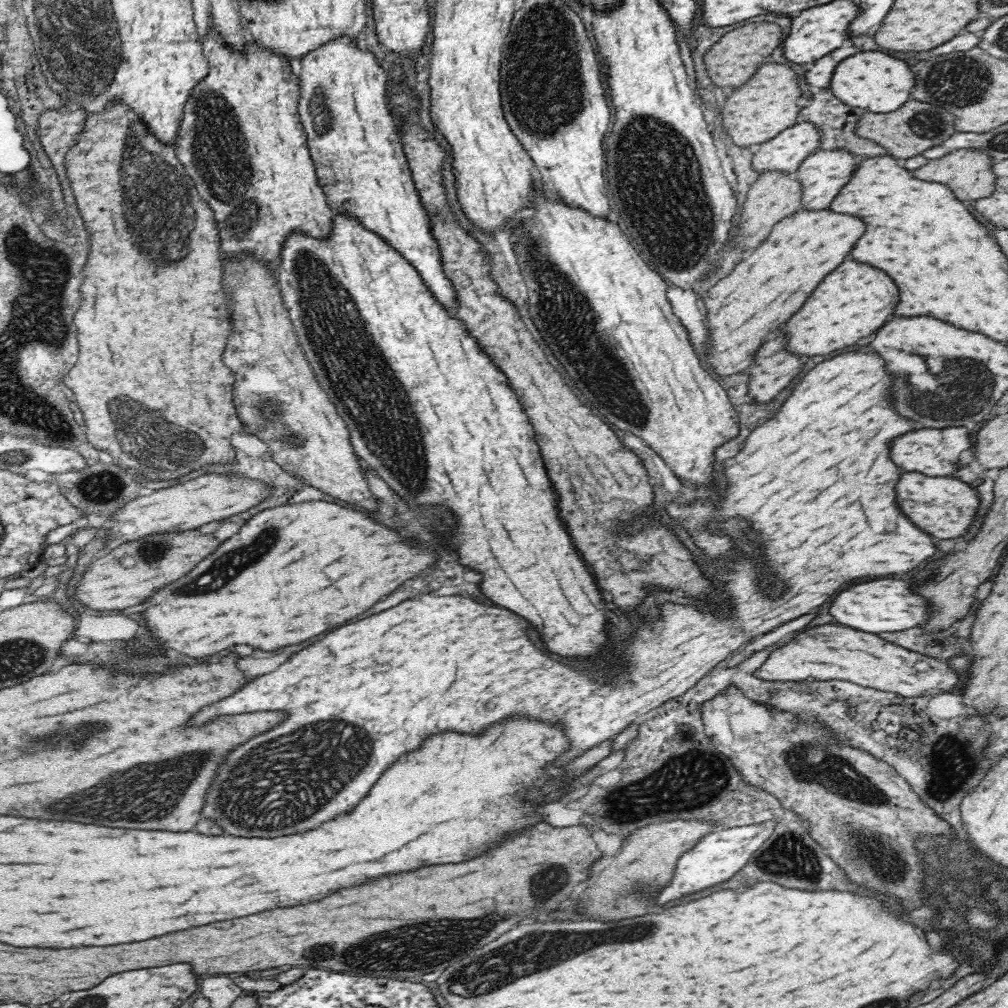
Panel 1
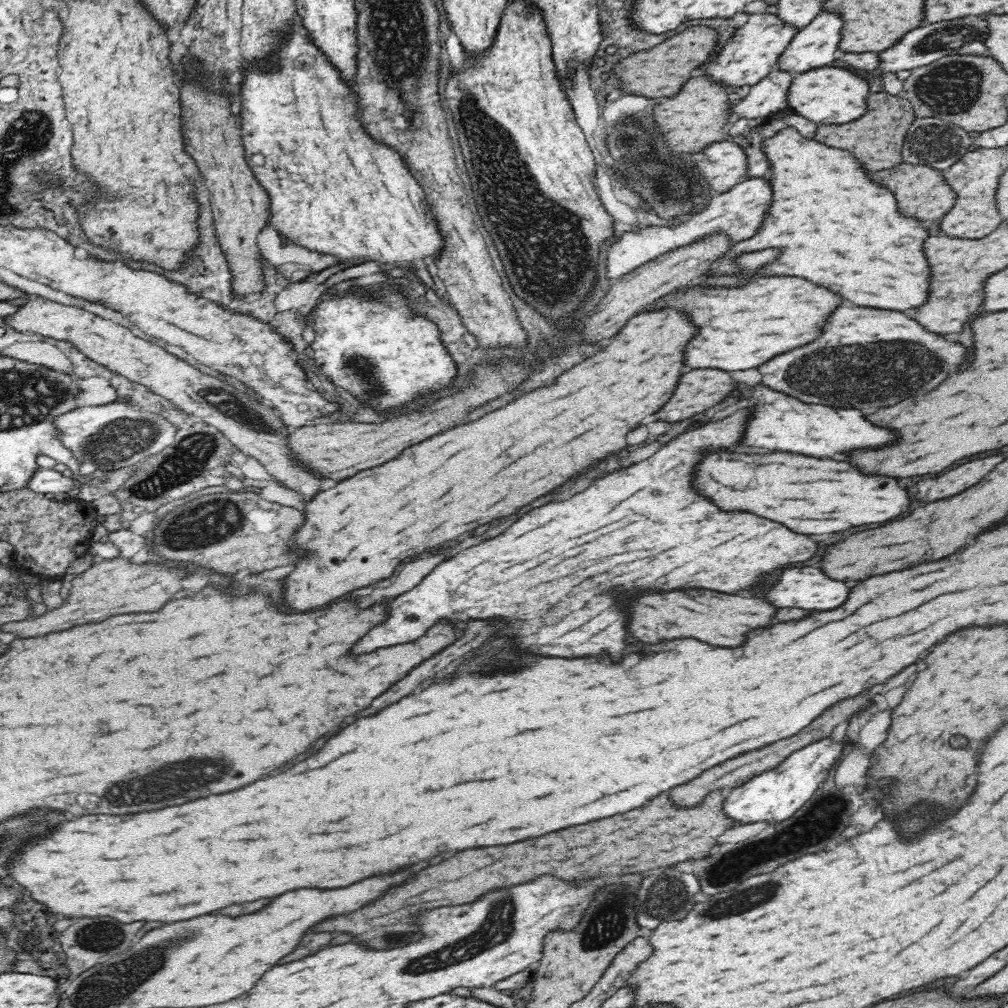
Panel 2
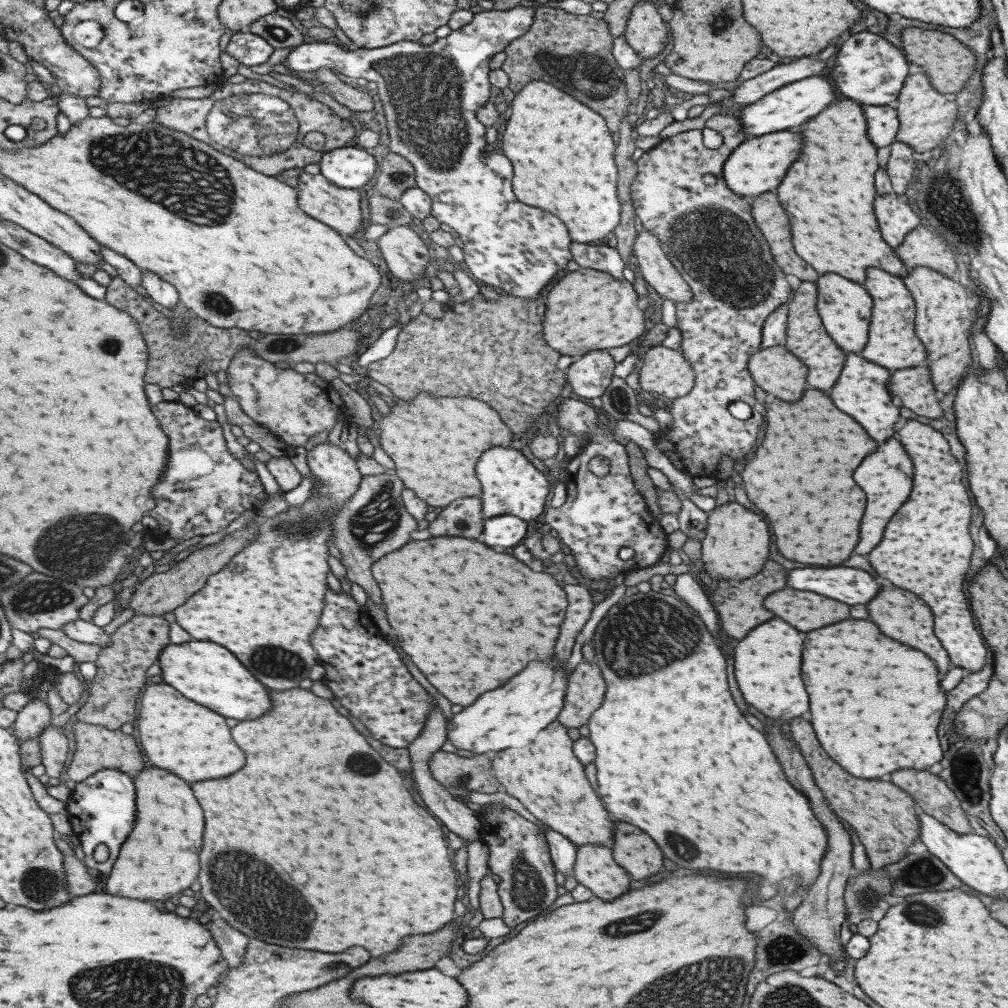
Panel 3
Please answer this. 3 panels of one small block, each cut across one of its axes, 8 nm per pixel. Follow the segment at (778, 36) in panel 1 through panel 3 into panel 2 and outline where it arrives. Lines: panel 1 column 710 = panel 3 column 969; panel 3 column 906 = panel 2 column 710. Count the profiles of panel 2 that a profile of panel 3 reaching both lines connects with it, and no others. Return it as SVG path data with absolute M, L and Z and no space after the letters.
M692 26L678 34L676 38L665 40L648 50L628 56L626 60L618 61L611 65L616 71L618 78L622 80L622 87L615 94L630 92L638 96L652 99L665 99L674 96L696 74L694 70L700 68L706 60L715 58L718 53L718 32L706 26Z

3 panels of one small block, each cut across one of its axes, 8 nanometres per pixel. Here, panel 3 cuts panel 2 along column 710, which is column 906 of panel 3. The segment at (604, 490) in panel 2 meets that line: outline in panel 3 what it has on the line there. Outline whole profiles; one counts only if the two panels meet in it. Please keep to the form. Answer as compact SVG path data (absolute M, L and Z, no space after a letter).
M909 419L899 430L899 442L913 464L913 488L907 502L887 522L883 540L867 554L869 564L881 578L917 594L931 608L935 616L933 632L947 650L951 664L964 672L980 671L989 650L973 626L972 612L963 594L973 542L967 532L971 500L961 482L962 466L951 456L943 435L921 422Z

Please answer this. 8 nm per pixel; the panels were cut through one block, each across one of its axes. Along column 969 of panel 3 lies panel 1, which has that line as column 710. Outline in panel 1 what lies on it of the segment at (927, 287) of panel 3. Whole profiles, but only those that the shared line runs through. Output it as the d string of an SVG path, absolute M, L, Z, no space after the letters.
M800 208L790 216L780 220L770 236L760 245L749 251L744 260L735 266L728 277L715 284L704 296L703 301L707 308L706 320L710 331L710 358L706 358L705 365L718 375L731 375L744 371L753 364L756 352L760 346L780 330L800 308L806 304L808 296L820 286L830 272L834 272L846 256L852 252L860 236L866 232L866 222L852 214L840 214L832 209L808 210Z

